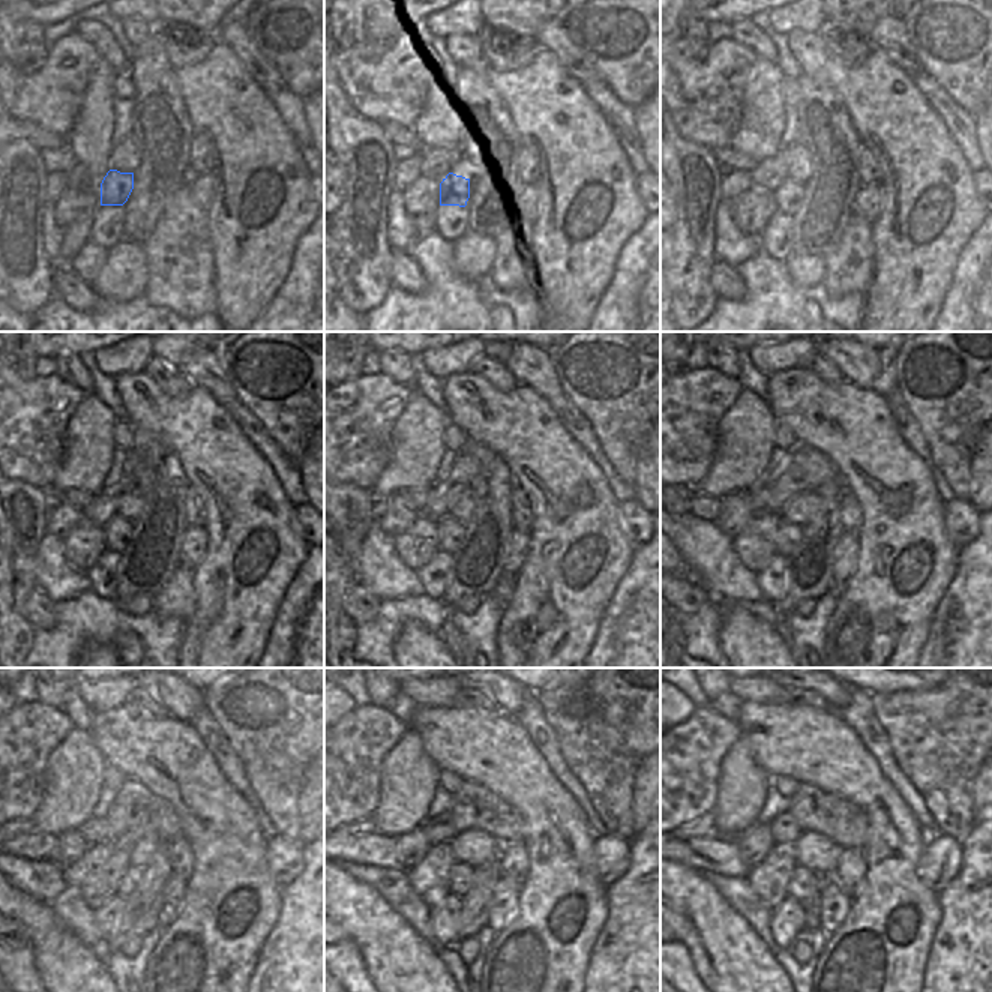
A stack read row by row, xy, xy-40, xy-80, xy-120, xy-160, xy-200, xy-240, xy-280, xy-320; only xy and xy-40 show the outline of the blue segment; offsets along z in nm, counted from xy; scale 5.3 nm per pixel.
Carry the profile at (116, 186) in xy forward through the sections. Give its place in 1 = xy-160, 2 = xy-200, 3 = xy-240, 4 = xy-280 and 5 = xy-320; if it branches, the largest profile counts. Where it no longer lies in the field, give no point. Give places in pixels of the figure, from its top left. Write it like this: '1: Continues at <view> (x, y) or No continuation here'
1: Continues at xy-160 (450, 533)
2: Continues at xy-200 (787, 538)
3: Continues at xy-240 (131, 875)
4: Continues at xy-280 (461, 875)
5: Continues at xy-320 (805, 884)

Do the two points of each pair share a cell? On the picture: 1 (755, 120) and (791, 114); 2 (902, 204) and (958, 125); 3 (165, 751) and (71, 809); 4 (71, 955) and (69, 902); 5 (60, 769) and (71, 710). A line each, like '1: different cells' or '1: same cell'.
1: different cells
2: different cells
3: different cells
4: different cells
5: different cells

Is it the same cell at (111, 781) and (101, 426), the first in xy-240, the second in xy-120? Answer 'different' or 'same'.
different

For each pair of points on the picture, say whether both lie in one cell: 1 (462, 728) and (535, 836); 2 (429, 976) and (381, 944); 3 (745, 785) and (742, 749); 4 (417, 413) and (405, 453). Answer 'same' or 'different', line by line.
1: same
2: same
3: same
4: same

